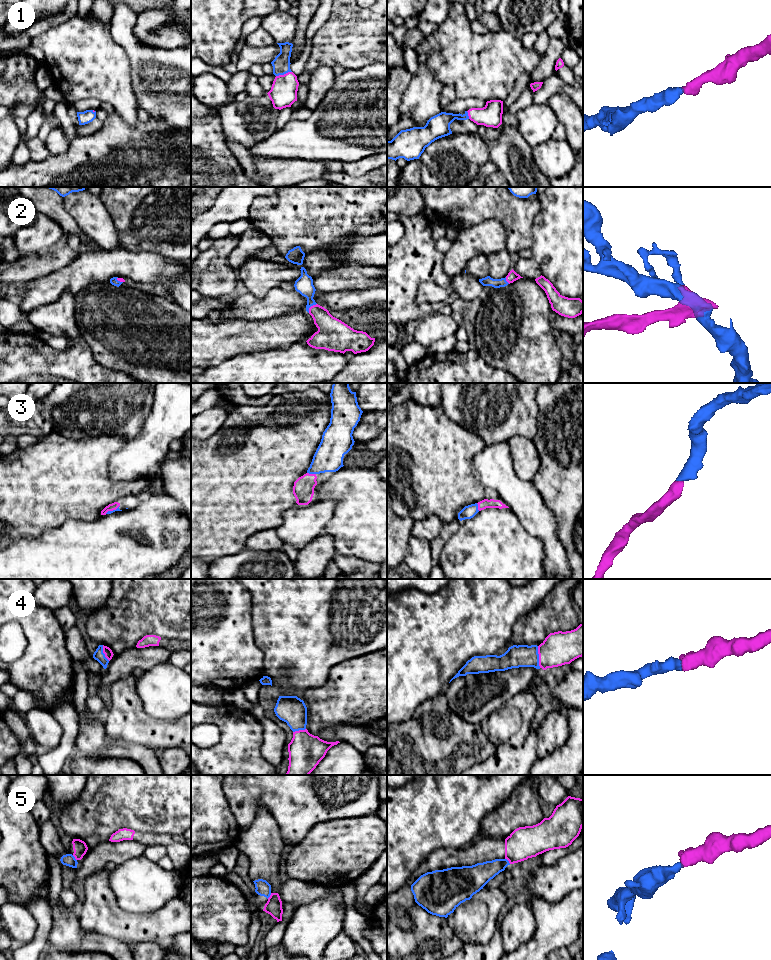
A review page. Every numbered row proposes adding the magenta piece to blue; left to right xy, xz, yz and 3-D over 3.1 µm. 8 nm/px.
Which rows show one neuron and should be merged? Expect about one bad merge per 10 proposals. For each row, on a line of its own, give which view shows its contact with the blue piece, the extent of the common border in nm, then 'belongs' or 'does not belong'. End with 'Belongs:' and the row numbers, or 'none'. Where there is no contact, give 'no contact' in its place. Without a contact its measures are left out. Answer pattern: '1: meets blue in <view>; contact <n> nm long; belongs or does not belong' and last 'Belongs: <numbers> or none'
1: meets blue in xz; contact 130 nm long; belongs
2: meets blue in xz; contact 100 nm long; belongs
3: meets blue in xz; contact 70 nm long; belongs
4: meets blue in yz; contact 180 nm long; belongs
5: meets blue in yz; contact 60 nm long; does not belong
Belongs: 1, 2, 3, 4

